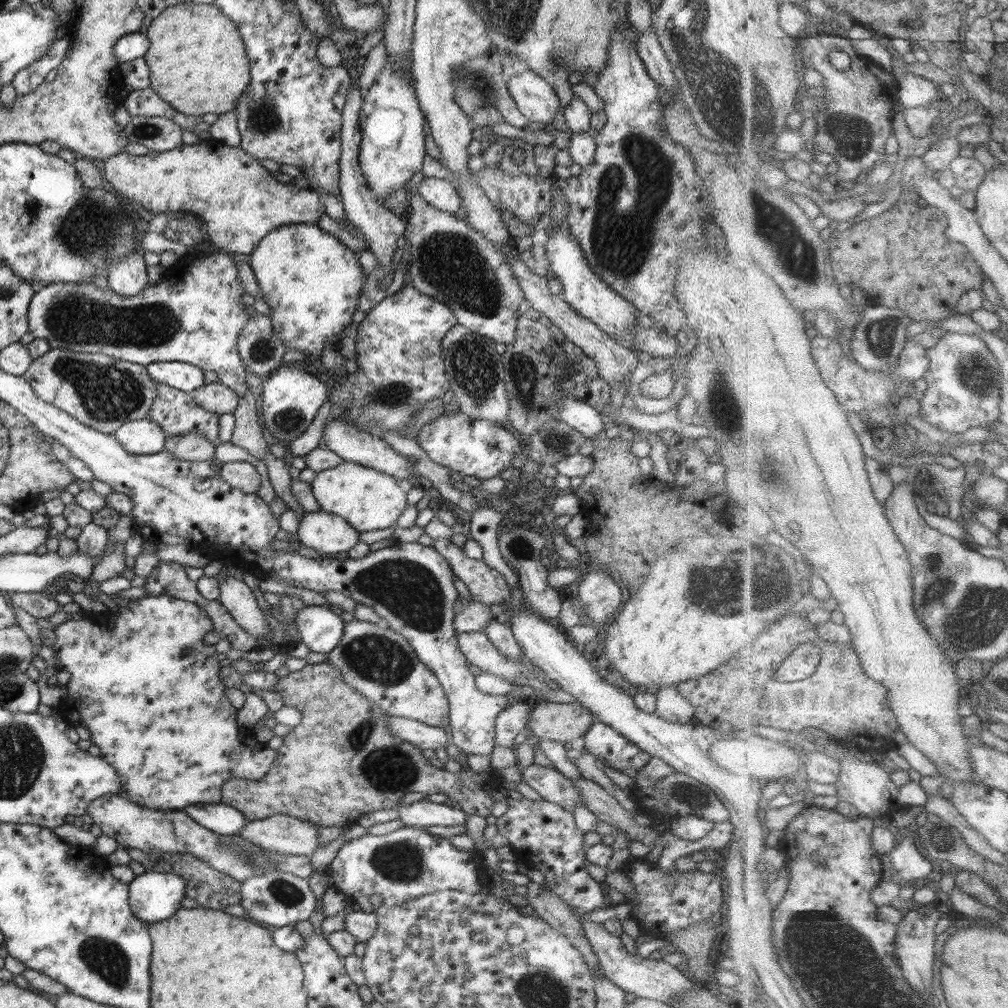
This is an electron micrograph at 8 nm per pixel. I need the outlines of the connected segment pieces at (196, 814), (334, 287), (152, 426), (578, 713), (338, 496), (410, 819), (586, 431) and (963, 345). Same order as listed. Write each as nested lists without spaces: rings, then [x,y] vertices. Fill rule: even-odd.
[[[198,803],[184,807],[183,811],[194,820],[220,835],[236,835],[248,822],[247,818],[236,807],[220,803]]]
[[[298,223],[298,224],[289,224],[276,228],[272,230],[259,244],[258,247],[252,252],[249,258],[249,265],[252,267],[254,276],[258,281],[259,287],[261,288],[263,294],[263,300],[272,308],[271,321],[279,339],[289,348],[302,350],[306,352],[308,357],[304,356],[300,361],[300,365],[306,366],[315,362],[320,358],[320,354],[326,342],[333,341],[334,344],[338,344],[338,334],[346,328],[349,324],[352,323],[352,315],[357,310],[357,298],[361,293],[364,281],[368,275],[362,273],[362,269],[358,263],[358,255],[354,251],[348,249],[336,236],[325,232],[317,224],[312,223]]]
[[[150,417],[125,422],[113,434],[118,442],[132,454],[156,454],[165,449],[168,434]]]
[[[535,700],[527,726],[534,737],[562,744],[570,743],[588,732],[596,722],[594,714],[582,705]]]
[[[342,461],[338,466],[316,473],[311,489],[322,511],[340,516],[359,533],[395,526],[402,511],[409,506],[405,485],[379,470],[350,461]]]
[[[425,799],[396,809],[405,827],[460,826],[467,821],[467,814],[462,809]]]
[[[564,399],[560,403],[559,420],[581,432],[584,436],[594,439],[604,429],[602,414],[588,404],[572,399]]]
[[[947,332],[936,346],[928,349],[931,360],[925,380],[928,389],[920,399],[920,417],[934,427],[937,427],[942,436],[963,434],[977,426],[990,427],[991,424],[1002,416],[1002,366],[996,354],[988,348],[986,340],[979,334],[961,332]]]

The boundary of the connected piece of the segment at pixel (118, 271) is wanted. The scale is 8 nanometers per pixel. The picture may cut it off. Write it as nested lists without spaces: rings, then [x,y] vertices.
[[[141,252],[114,259],[107,268],[107,286],[122,296],[131,297],[148,285],[147,270]]]

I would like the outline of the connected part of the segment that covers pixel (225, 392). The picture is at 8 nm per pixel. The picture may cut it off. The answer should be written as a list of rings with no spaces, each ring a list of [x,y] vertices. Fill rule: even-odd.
[[[218,382],[204,384],[192,391],[191,395],[200,408],[217,415],[233,413],[238,406],[239,396],[236,392]]]

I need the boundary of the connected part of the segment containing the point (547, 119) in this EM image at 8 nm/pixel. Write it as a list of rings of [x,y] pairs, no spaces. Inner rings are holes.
[[[529,70],[512,75],[507,79],[507,85],[510,96],[526,119],[544,125],[553,122],[560,100],[547,77]]]

